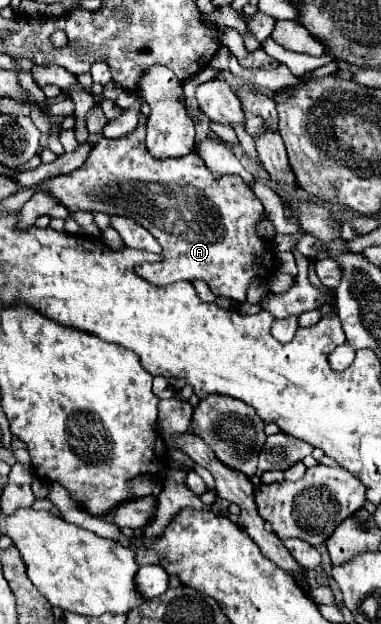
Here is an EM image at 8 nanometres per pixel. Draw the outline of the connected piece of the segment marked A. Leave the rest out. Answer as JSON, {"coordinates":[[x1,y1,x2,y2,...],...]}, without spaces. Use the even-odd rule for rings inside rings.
{"coordinates":[[139,123,133,133,121,139,99,139,79,169,47,179,39,183,37,189,53,193,69,209,69,213,75,213,77,209,101,211,107,215,133,217,141,223,163,247,163,259,159,263,137,267,137,273,147,277,153,285,169,285,181,279,201,279,217,297,225,295,235,301,245,301,249,281,259,275,269,277,275,269,275,257,269,243,259,239,255,233,253,217,263,215,263,205,255,197,253,189,239,175,215,177,197,153,177,159,155,159,145,145,145,123]]}

